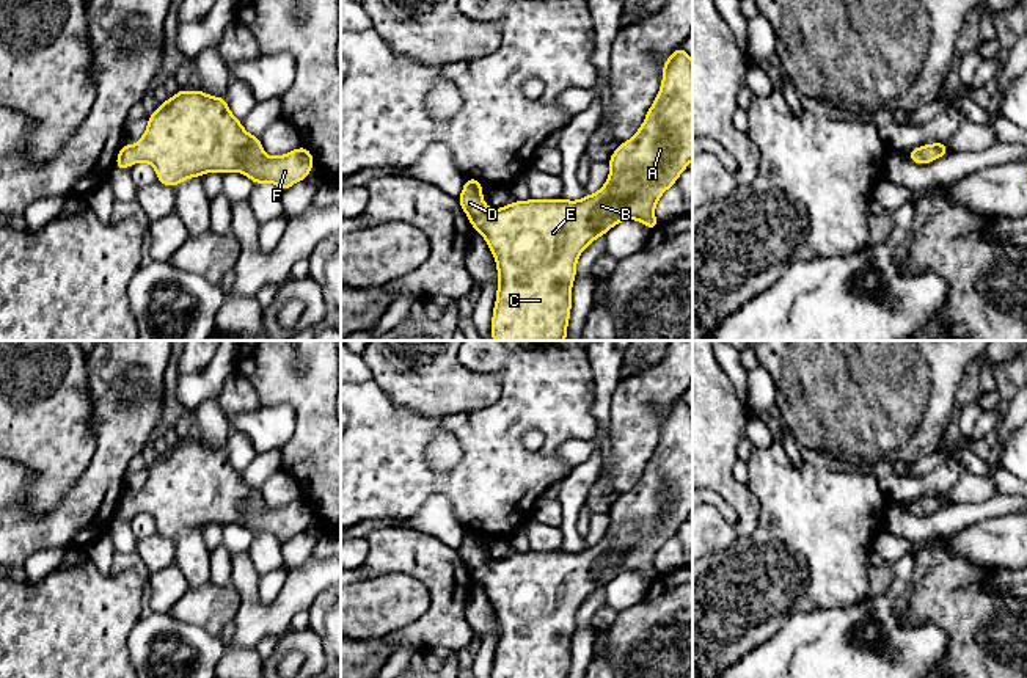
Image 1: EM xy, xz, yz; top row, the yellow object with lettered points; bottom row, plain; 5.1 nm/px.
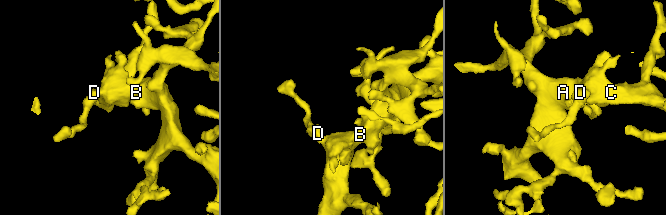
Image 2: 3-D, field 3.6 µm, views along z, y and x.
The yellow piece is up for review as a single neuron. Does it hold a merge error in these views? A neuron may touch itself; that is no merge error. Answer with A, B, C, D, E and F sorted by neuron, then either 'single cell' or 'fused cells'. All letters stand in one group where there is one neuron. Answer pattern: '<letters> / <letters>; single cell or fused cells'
A B C D E F; single cell

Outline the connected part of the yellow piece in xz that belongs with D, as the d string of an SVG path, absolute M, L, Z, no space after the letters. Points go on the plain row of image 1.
M677 399L663 416L661 439L639 482L619 494L606 535L579 552L528 551L490 562L482 551L484 535L466 529L457 549L474 584L481 584L496 612L498 642L492 678L567 678L572 636L579 606L623 571L639 571L649 582L661 578L655 557L675 537L693 512L693 411Z

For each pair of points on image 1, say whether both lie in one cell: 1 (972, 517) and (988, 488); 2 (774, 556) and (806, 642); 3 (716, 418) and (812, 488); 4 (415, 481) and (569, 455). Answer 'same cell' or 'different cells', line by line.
1: different cells
2: different cells
3: different cells
4: different cells

